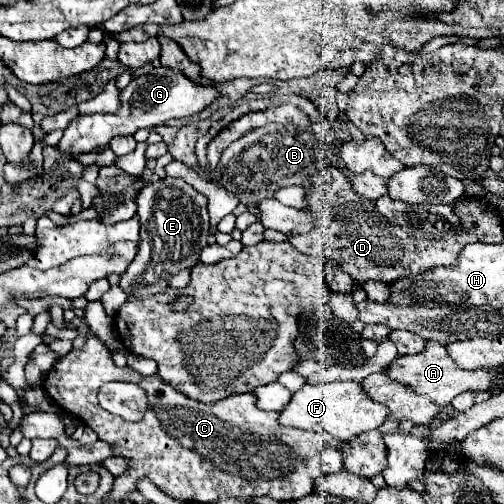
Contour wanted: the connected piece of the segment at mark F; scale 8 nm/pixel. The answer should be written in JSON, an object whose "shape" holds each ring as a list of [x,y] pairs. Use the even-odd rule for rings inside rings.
{"shape":[[[332,382],[318,386],[304,384],[280,412],[280,424],[314,432],[324,430],[338,440],[352,440],[362,432],[378,428],[386,420],[386,414],[388,408],[370,400],[356,382]]]}

